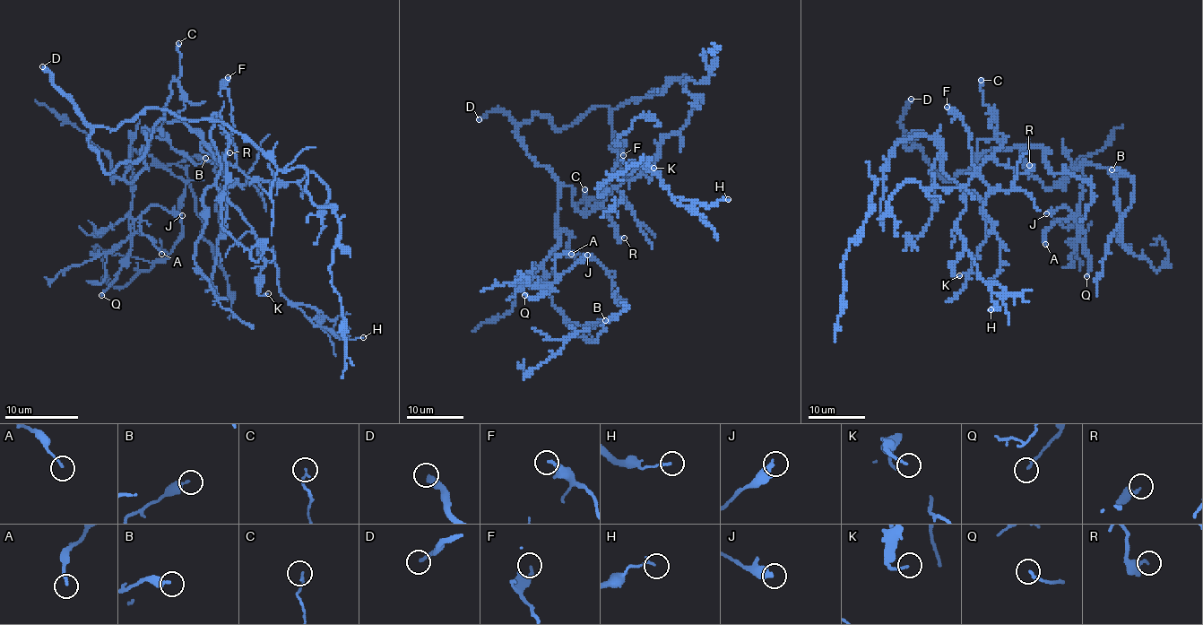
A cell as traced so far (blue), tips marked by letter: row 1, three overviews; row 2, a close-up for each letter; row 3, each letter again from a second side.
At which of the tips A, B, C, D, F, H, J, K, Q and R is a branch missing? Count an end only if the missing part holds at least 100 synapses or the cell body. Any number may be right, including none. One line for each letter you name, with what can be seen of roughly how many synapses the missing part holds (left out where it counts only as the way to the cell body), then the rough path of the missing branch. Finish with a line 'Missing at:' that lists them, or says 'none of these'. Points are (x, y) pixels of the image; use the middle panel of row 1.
D: Roughly 400 synapses
Missing at: D

